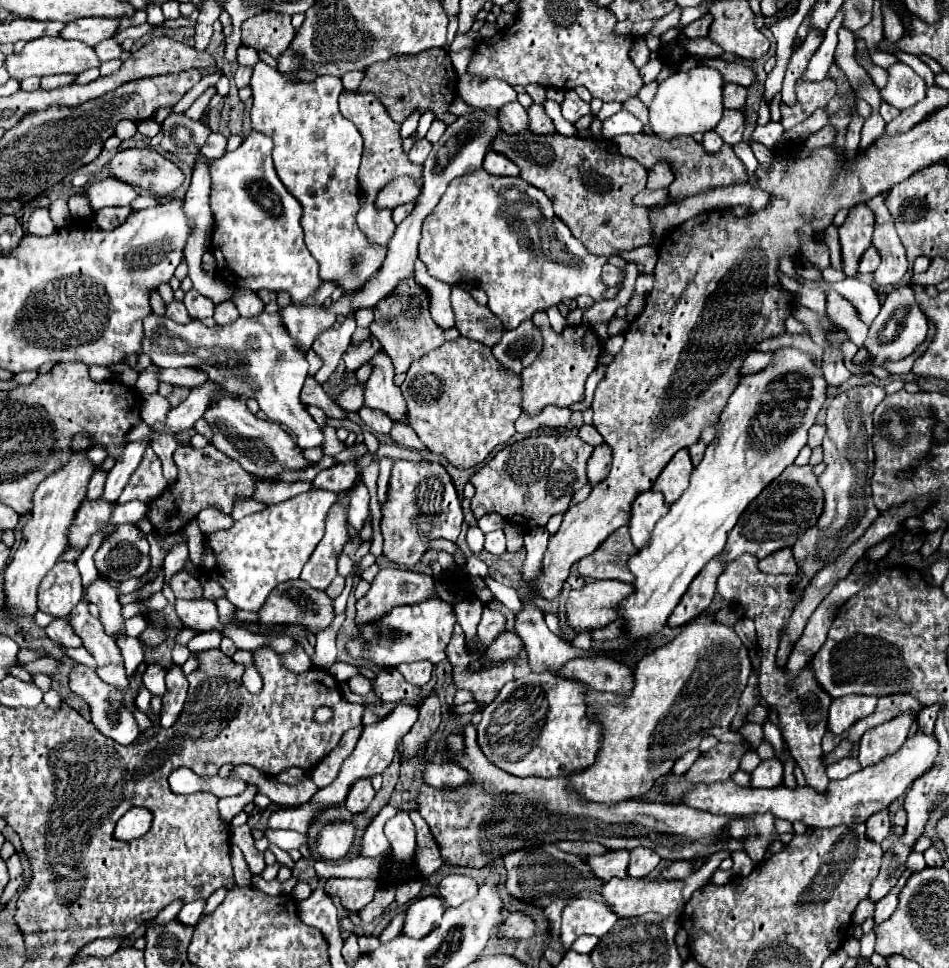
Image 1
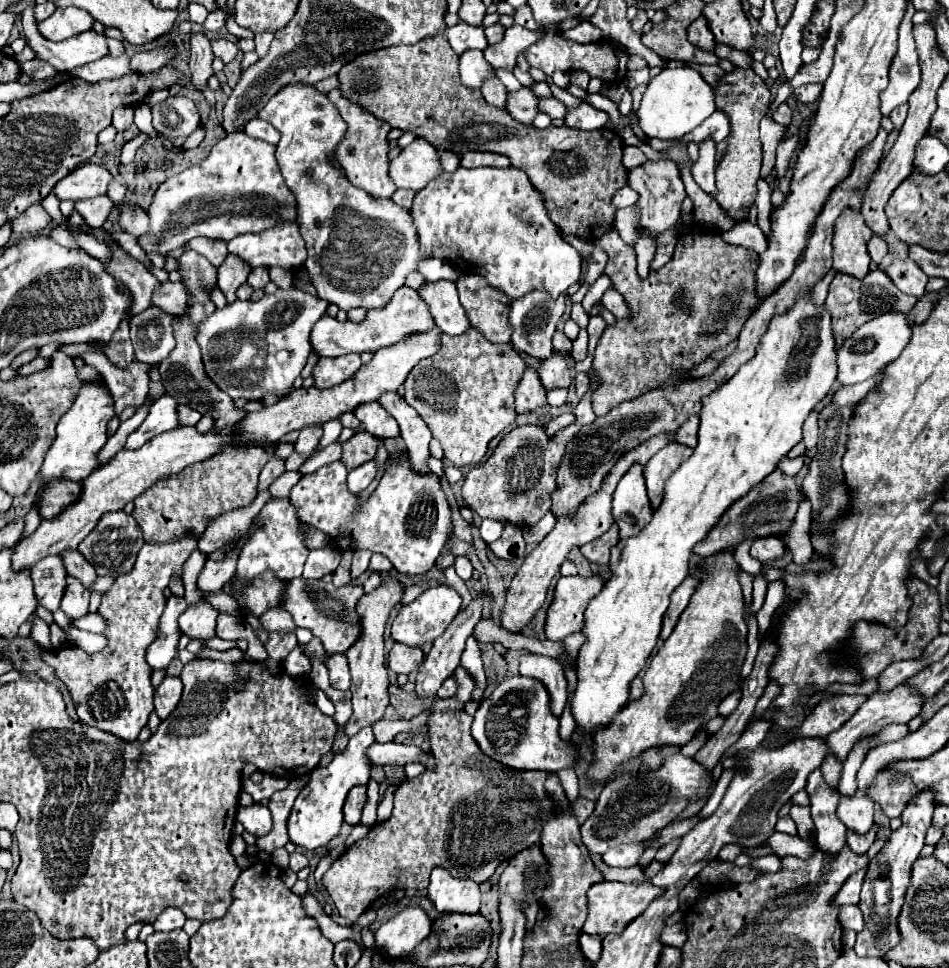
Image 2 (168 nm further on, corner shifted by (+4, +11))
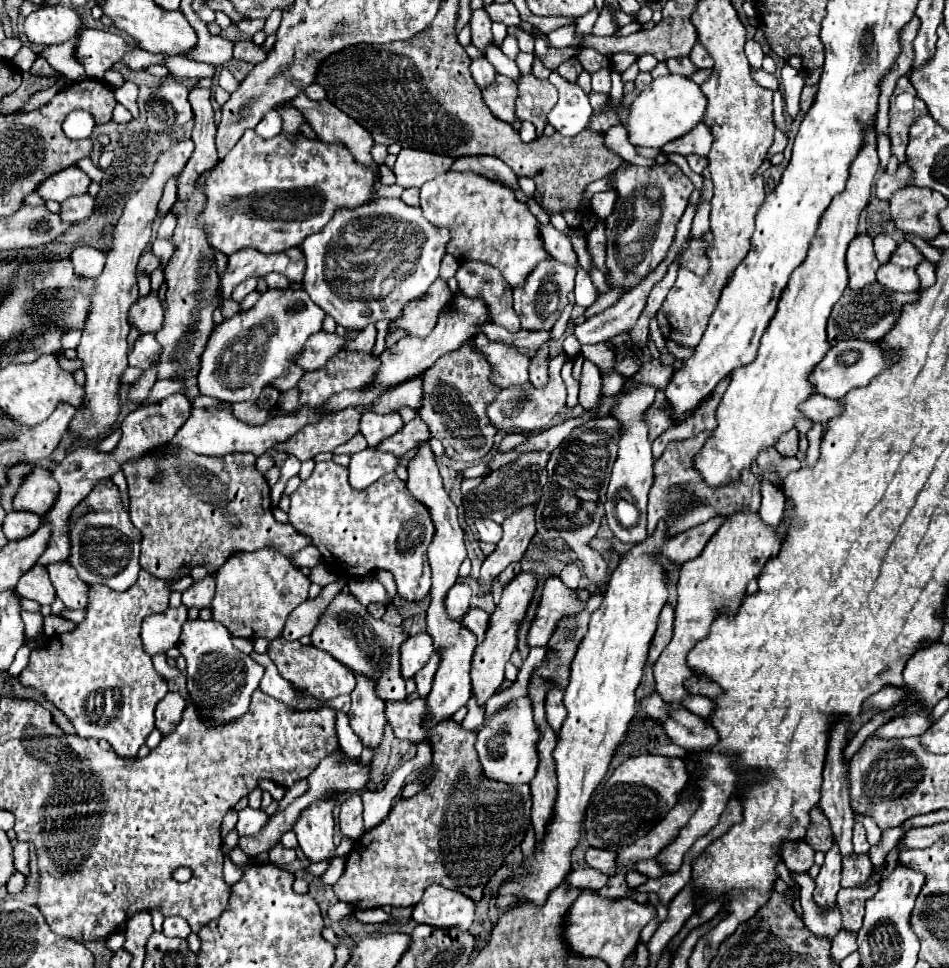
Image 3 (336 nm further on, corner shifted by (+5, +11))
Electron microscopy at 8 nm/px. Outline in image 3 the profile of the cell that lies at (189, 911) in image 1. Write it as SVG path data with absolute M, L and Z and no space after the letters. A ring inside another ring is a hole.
M170 916L164 920L164 934L166 936L178 936L178 938L186 938L190 934L190 926L186 924L184 918L180 916Z

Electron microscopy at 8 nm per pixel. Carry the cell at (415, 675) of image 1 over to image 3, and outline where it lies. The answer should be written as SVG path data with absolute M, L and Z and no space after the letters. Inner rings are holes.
M422 632L416 636L410 636L404 644L402 644L402 652L400 652L400 672L402 678L412 678L430 658L430 654L434 652L430 634Z

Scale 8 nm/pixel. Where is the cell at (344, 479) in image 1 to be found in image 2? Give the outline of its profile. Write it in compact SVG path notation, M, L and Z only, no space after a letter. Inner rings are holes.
M359 432L343 444L343 458L341 460L347 464L347 470L353 470L363 462L373 460L379 450L379 444L381 444L381 440L377 436L371 436L367 432Z

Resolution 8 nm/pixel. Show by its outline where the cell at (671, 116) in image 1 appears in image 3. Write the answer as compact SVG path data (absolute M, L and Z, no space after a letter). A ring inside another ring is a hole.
M668 74L652 80L630 106L628 114L628 138L634 146L662 148L666 142L676 140L690 132L706 112L706 96L702 88L688 76Z

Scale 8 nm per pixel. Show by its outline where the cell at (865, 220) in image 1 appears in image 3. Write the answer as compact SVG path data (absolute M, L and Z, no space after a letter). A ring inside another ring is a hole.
M858 234L846 252L846 266L848 266L848 286L852 290L864 288L866 284L876 280L876 270L880 268L874 250L872 250L872 236Z

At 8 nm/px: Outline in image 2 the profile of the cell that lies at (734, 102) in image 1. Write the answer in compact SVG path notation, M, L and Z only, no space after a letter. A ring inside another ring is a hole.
M687 64L689 68L695 68L703 80L707 80L707 84L711 84L715 88L715 84L719 82L719 78L723 76L723 70L719 66L701 66L701 64Z

